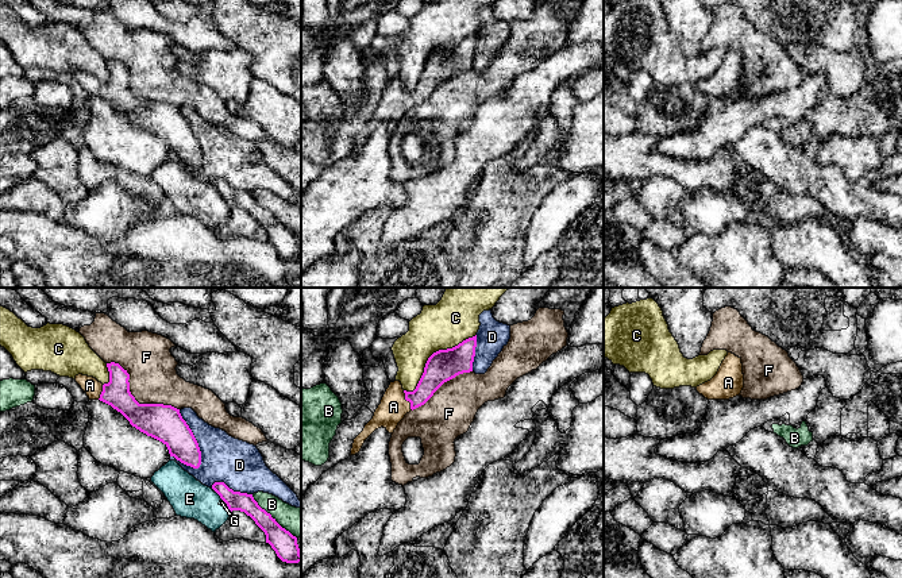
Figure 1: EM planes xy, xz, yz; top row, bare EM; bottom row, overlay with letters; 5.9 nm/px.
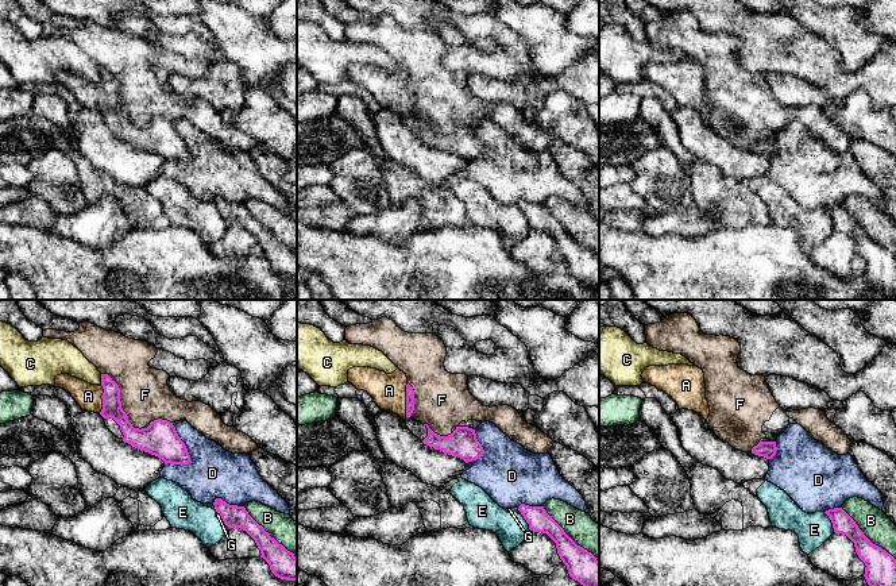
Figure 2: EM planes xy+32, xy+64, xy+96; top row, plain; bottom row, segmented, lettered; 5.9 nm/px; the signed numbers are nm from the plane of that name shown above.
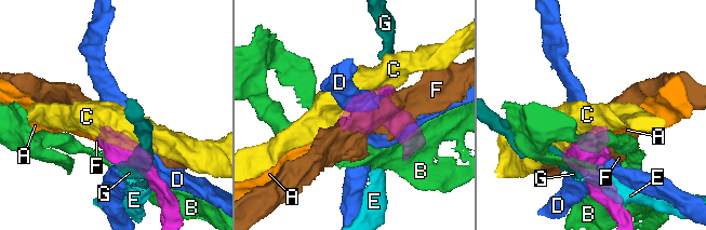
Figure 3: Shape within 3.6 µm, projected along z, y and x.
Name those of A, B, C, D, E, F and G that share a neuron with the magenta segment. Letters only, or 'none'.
A

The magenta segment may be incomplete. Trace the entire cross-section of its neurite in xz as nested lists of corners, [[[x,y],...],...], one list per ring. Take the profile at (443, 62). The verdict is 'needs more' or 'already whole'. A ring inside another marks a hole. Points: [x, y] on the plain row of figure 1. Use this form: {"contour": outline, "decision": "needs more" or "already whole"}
{"contour": [[[477,32],[452,46],[433,50],[428,55],[424,70],[413,89],[404,88],[400,78],[390,80],[373,116],[354,136],[350,153],[358,151],[365,138],[375,127],[383,124],[389,131],[393,131],[405,112],[424,103],[444,80],[459,72],[473,69],[475,45]]], "decision": "needs more"}

